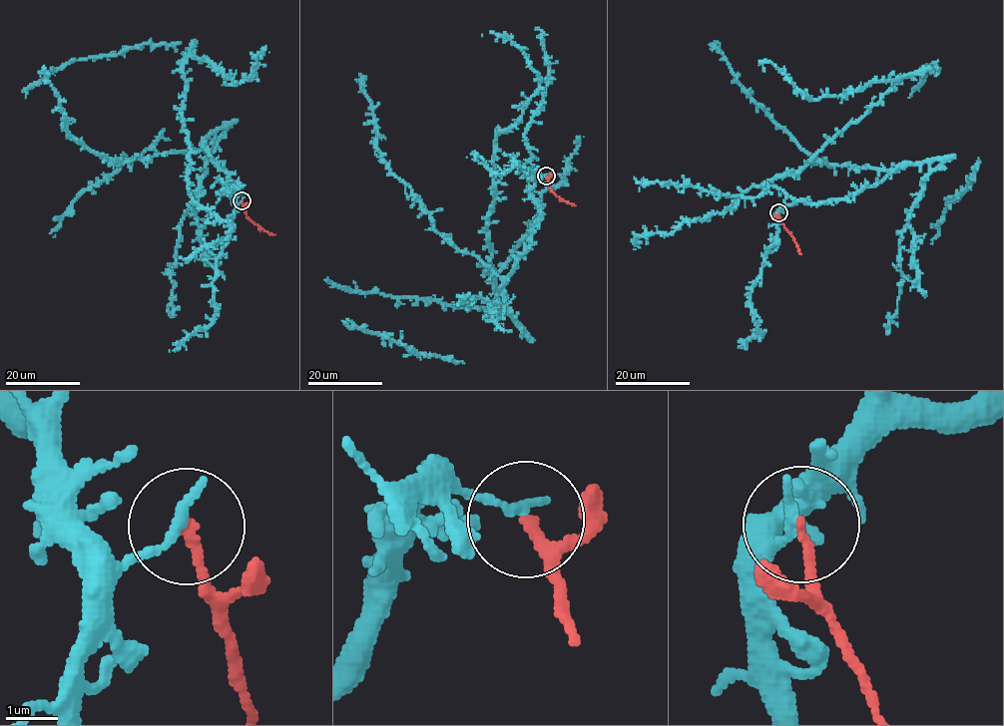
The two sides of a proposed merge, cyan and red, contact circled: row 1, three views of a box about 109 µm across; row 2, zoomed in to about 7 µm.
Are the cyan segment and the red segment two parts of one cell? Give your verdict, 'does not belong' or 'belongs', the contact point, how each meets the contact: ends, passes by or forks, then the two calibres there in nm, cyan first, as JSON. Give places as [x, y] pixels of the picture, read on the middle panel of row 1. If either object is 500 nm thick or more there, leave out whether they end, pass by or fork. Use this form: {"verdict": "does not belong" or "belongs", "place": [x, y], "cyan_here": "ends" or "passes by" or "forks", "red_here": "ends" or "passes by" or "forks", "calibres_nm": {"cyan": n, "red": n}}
{"verdict": "does not belong", "place": [546, 176], "cyan_here": "ends", "red_here": "ends", "calibres_nm": {"cyan": 240, "red": 170}}

